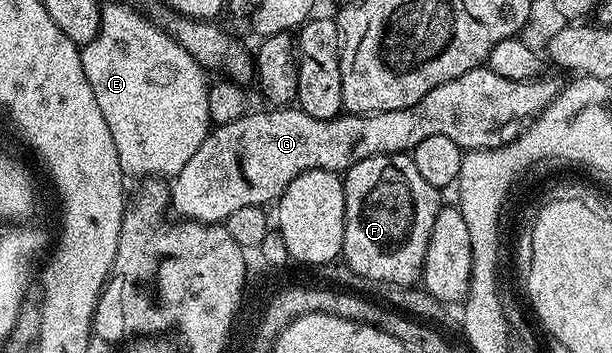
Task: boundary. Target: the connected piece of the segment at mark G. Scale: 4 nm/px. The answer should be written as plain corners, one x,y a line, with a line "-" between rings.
486,66
466,70
466,74
458,74
458,78
450,78
450,82
442,82
442,86
434,86
426,98
414,102
414,106
402,110
386,110
367,114
341,114
332,120
315,120
310,118
299,106
276,106
272,112
249,111
234,122
217,124
209,131
207,138
198,146
194,158
178,170
178,174
170,180
170,208
177,217
186,220
198,220
202,224
218,224
227,221
234,210
242,206
271,205
279,201
280,195
298,178
298,174
306,174
310,170
326,170
343,174
358,162
375,156
393,156
396,152
411,153
418,142
435,136
450,138
462,150
477,152
483,148
492,148
492,130
502,122
516,118
527,118
529,122
536,119
554,98
560,95
561,81
554,77
541,75
535,80
511,80
502,78
502,74
494,74

